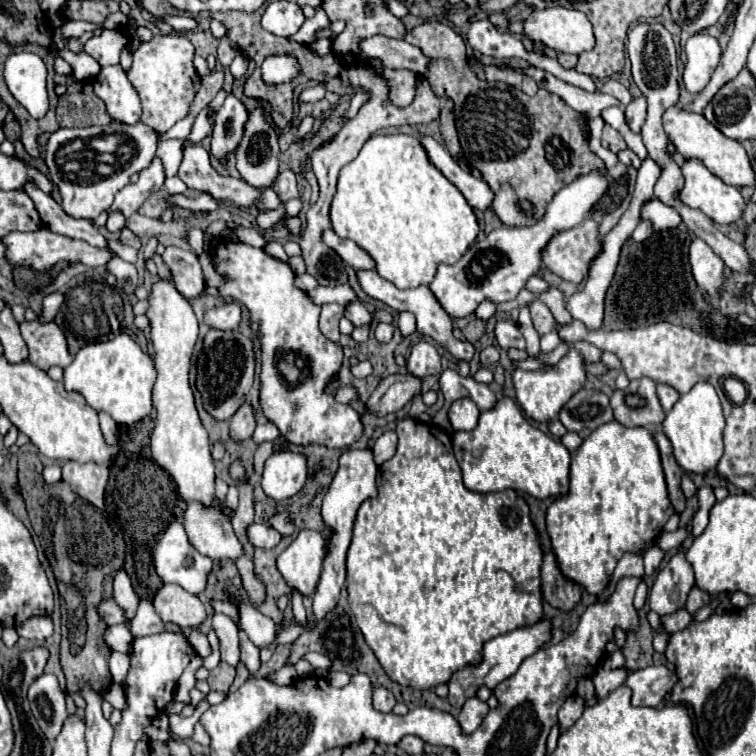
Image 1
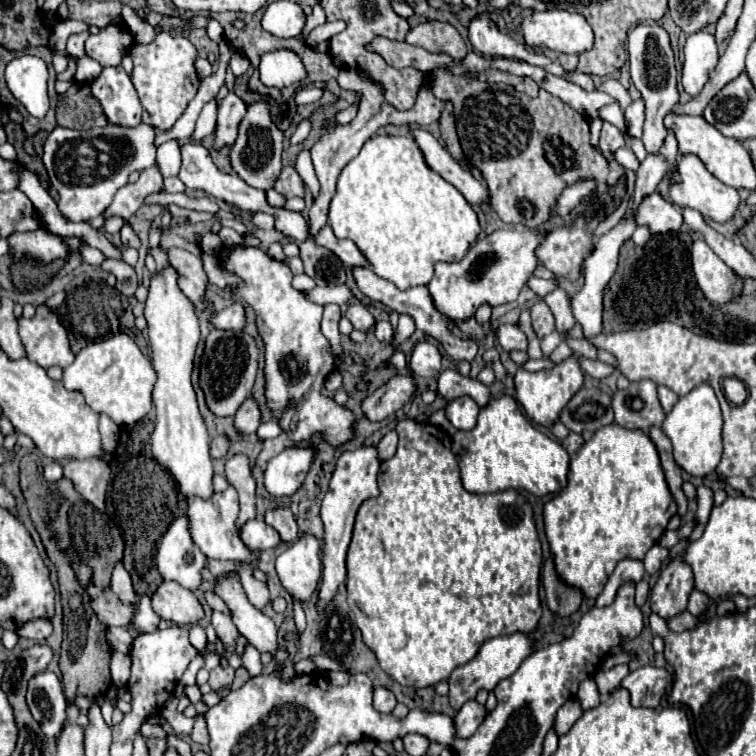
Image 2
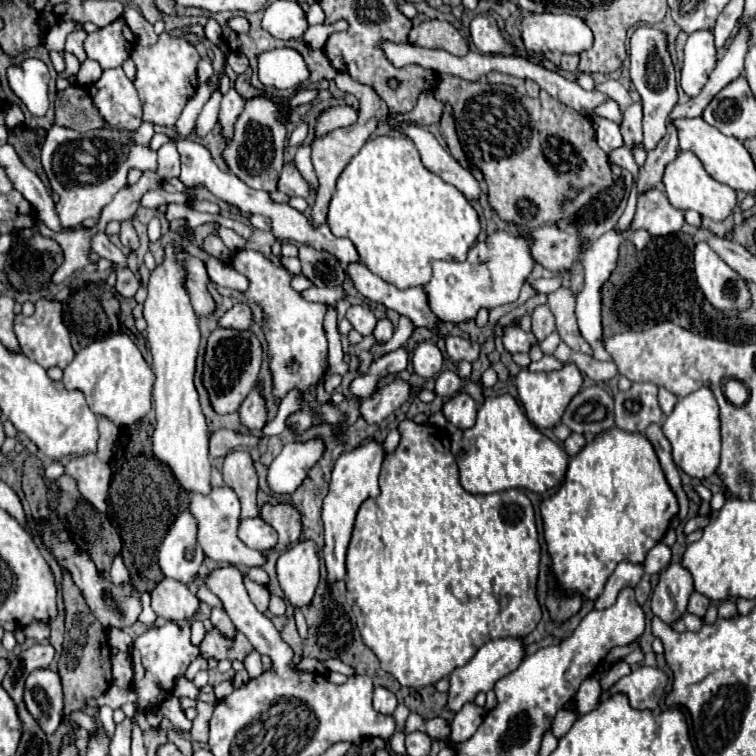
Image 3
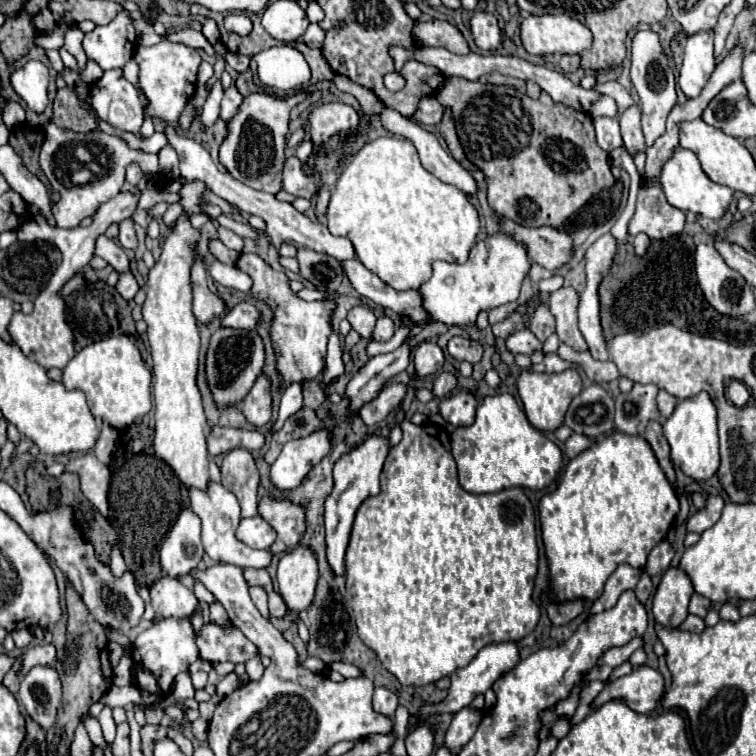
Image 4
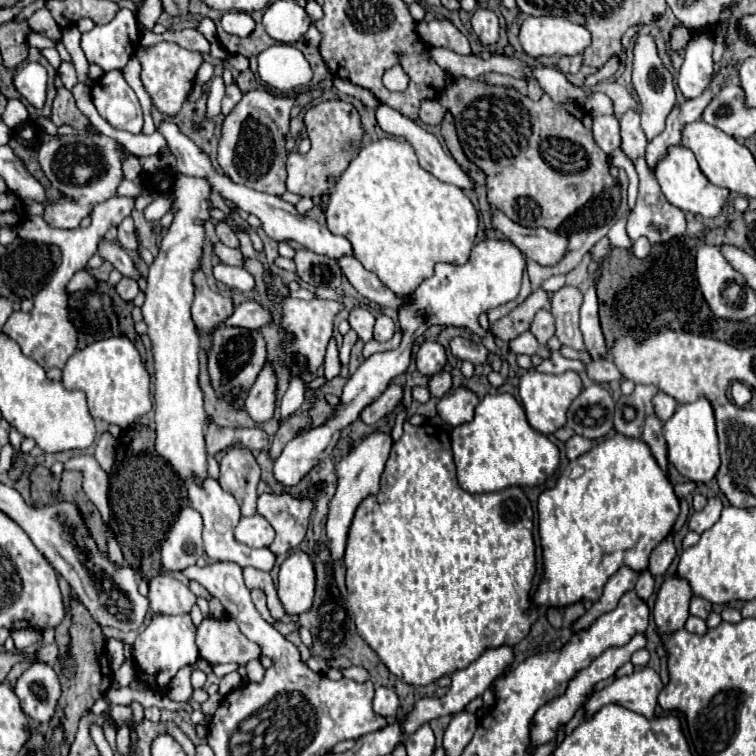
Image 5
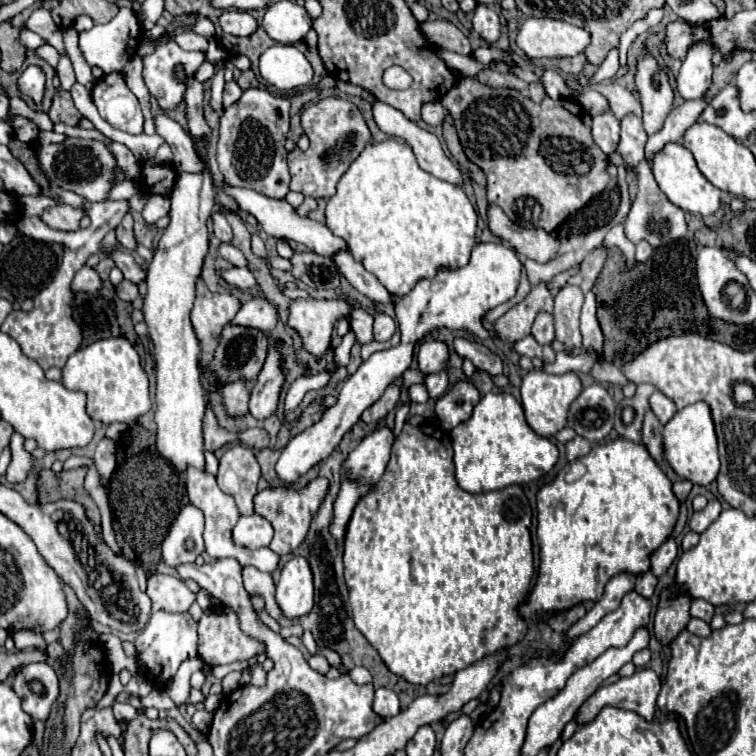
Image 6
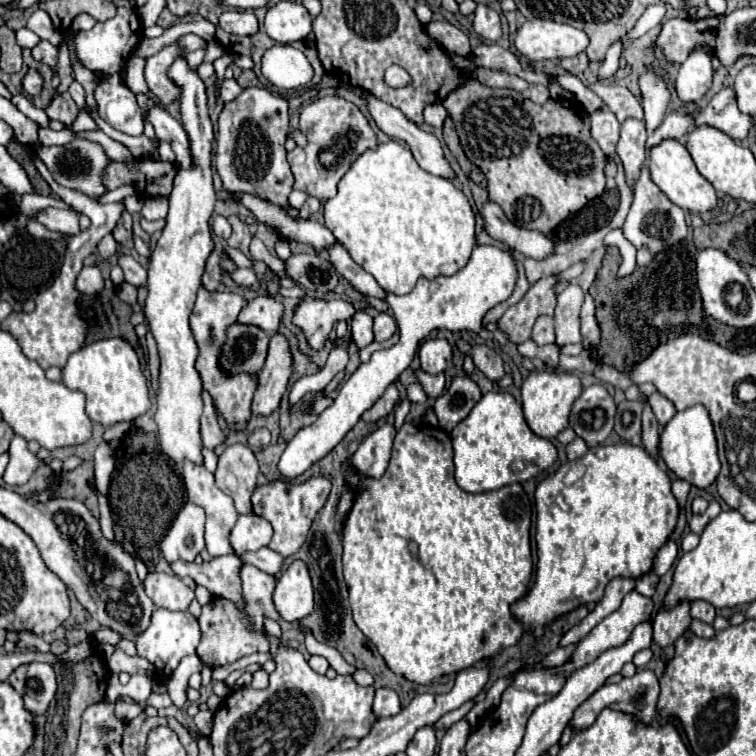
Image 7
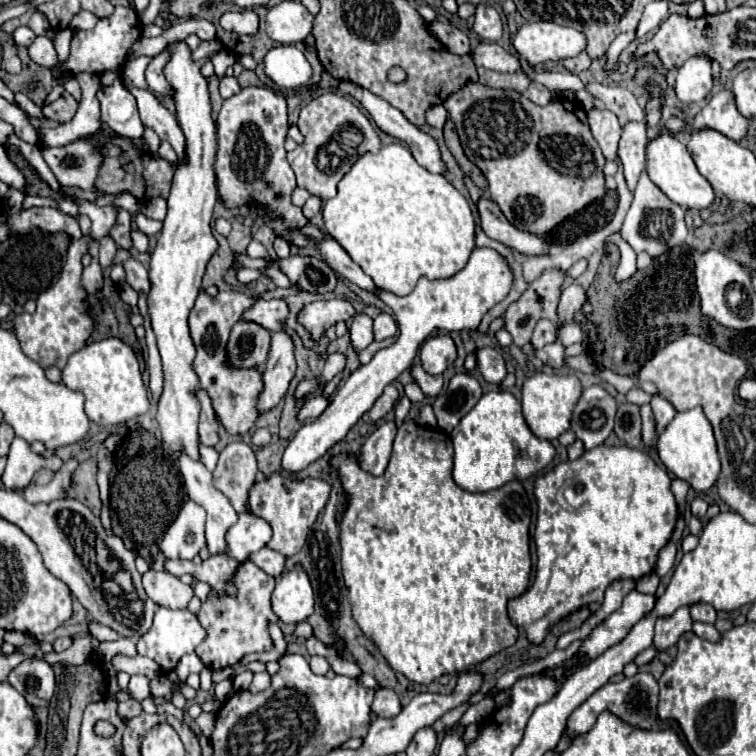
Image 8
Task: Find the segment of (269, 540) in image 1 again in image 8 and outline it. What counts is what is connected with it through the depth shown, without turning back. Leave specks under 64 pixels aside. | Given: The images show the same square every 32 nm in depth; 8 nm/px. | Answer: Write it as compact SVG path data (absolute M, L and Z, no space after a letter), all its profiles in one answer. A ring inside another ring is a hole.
M250 512L240 514L238 522L226 534L228 554L234 556L238 562L244 562L248 554L264 548L270 538L272 538L272 528L264 518L258 518Z

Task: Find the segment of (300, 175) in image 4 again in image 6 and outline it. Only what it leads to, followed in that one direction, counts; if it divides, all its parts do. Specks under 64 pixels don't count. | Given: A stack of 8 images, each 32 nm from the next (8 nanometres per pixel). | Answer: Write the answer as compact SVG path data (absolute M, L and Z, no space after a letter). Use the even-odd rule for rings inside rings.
M324 98L318 104L308 106L302 112L302 128L310 138L310 148L300 154L290 154L288 170L290 170L290 190L302 192L312 198L330 198L336 192L336 184L340 176L348 170L352 160L372 142L372 134L358 112L358 108L342 98Z

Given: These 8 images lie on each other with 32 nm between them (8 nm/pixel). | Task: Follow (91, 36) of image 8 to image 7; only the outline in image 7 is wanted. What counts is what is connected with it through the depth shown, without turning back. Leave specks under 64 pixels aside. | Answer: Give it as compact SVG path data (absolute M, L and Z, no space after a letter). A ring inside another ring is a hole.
M118 8L116 16L106 20L106 22L98 22L94 26L94 32L78 32L76 34L76 50L78 50L78 58L92 70L100 70L104 74L114 74L114 72L122 72L124 64L128 62L128 58L134 54L136 44L140 42L142 30L136 24L138 14L134 8Z

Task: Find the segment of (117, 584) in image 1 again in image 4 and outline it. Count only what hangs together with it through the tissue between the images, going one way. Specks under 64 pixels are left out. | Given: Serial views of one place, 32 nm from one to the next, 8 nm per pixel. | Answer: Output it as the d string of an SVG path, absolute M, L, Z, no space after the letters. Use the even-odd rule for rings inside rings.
M118 548L112 550L112 558L110 558L110 568L112 568L112 574L114 576L122 576L126 572L126 564L124 564L124 558L120 554Z

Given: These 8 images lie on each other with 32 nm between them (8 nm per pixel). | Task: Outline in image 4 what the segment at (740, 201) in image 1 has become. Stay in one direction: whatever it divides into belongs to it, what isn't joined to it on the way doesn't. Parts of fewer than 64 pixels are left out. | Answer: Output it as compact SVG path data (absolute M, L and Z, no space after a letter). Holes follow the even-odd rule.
M676 148L674 156L664 164L662 174L660 174L660 184L662 184L662 190L668 198L668 202L674 208L680 208L684 212L690 210L690 212L696 212L696 214L712 218L712 220L720 220L734 200L734 192L728 186L712 182L706 176L706 172L702 170L696 154L690 150L684 150L684 148Z

